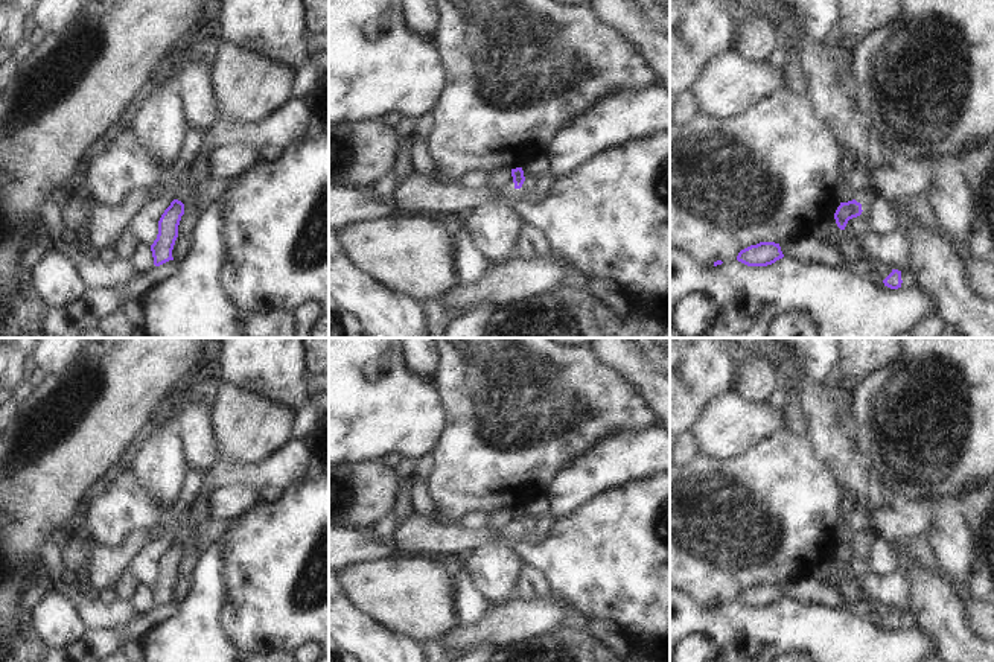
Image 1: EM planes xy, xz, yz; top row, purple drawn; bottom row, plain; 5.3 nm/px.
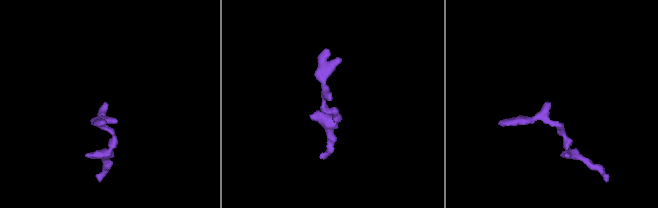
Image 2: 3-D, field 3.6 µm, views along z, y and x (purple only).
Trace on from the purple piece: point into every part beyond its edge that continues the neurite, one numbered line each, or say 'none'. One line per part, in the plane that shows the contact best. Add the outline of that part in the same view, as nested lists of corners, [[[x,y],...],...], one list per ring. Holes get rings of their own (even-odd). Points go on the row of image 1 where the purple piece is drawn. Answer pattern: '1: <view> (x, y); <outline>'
1: yz (845, 194); [[[845,183],[842,186],[837,186],[836,190],[837,190],[837,195],[839,195],[840,202],[848,202],[848,201],[855,199],[855,195],[848,187],[848,183]]]

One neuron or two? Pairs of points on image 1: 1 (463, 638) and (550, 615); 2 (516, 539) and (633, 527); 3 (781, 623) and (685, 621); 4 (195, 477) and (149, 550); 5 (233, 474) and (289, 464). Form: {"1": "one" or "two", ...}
{"1": "one", "2": "one", "3": "one", "4": "one", "5": "one"}

